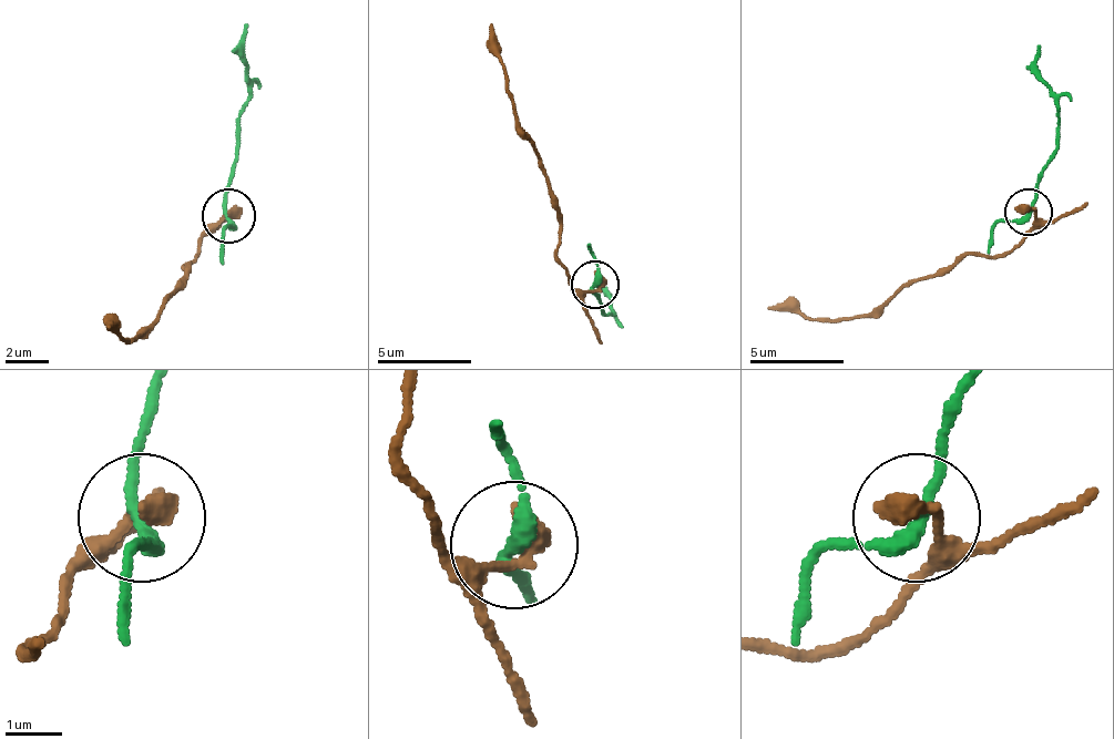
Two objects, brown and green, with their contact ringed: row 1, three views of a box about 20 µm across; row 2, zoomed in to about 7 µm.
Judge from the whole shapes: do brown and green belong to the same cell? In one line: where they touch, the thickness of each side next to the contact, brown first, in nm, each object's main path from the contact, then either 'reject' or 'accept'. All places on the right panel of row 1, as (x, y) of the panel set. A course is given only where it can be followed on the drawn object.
at (1029, 212); 400 nm thick on the brown side, 260 nm on the other; brown runs (1030, 208), (1034, 227), (1011, 250), (959, 255), (944, 269), (908, 278), (865, 316), (814, 320), (766, 307); green runs (1030, 213), (1034, 185), (1058, 147), (1053, 86), (1034, 68), (1039, 44); reject

